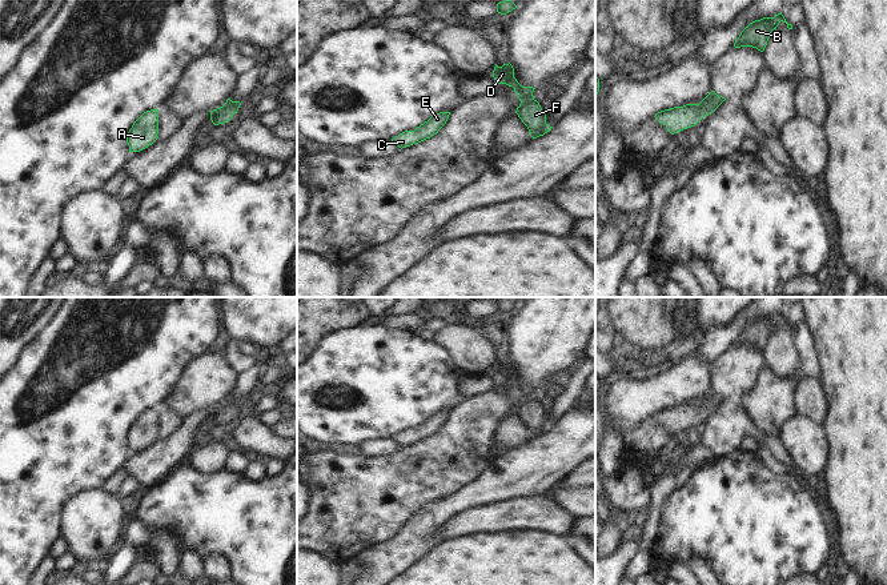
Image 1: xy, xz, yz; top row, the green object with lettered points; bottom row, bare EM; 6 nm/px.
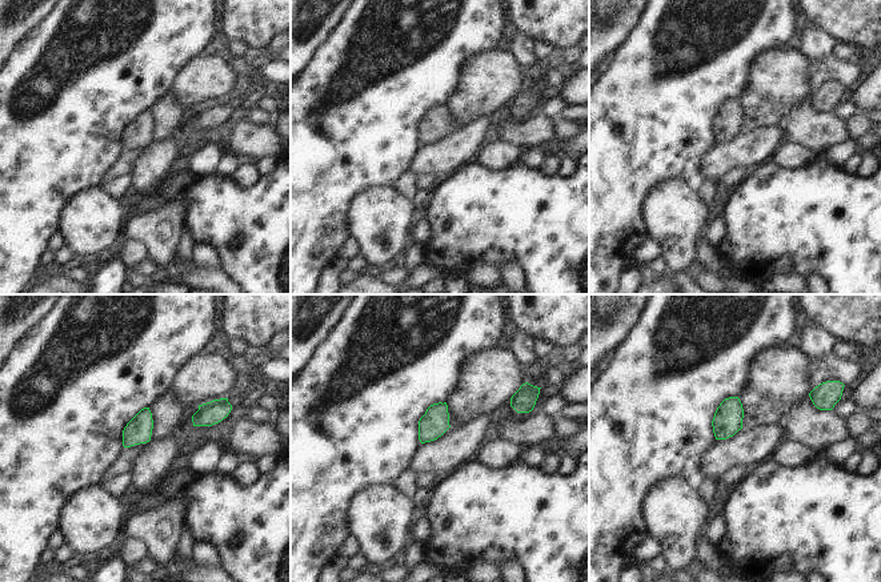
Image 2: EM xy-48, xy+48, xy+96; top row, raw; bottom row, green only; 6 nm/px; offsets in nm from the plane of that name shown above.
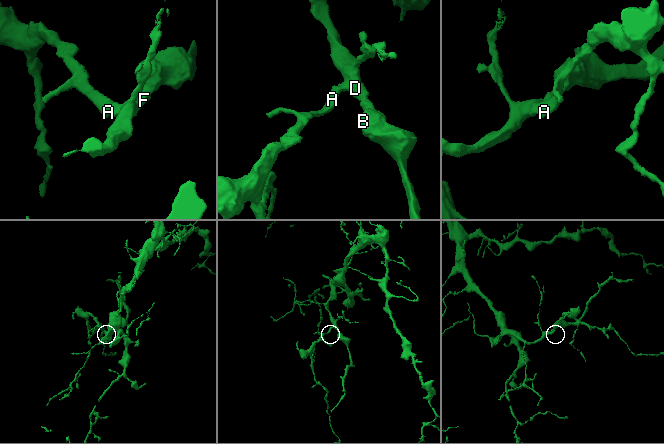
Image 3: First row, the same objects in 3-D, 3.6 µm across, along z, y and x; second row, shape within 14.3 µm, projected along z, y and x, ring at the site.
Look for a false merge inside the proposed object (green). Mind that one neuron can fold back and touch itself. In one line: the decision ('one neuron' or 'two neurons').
one neuron

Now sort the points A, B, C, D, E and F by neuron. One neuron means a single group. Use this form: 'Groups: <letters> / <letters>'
Groups: A B C D E F.

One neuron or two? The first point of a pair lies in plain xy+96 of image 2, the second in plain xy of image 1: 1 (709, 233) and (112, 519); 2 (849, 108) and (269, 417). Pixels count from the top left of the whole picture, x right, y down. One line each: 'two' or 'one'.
1: two
2: two

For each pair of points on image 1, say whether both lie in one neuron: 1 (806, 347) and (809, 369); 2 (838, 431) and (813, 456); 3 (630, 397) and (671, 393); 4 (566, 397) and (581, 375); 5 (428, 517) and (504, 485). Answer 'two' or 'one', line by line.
1: one
2: two
3: one
4: one
5: one

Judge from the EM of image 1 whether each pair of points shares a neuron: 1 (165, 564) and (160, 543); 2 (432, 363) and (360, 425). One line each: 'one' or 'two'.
1: one
2: one

